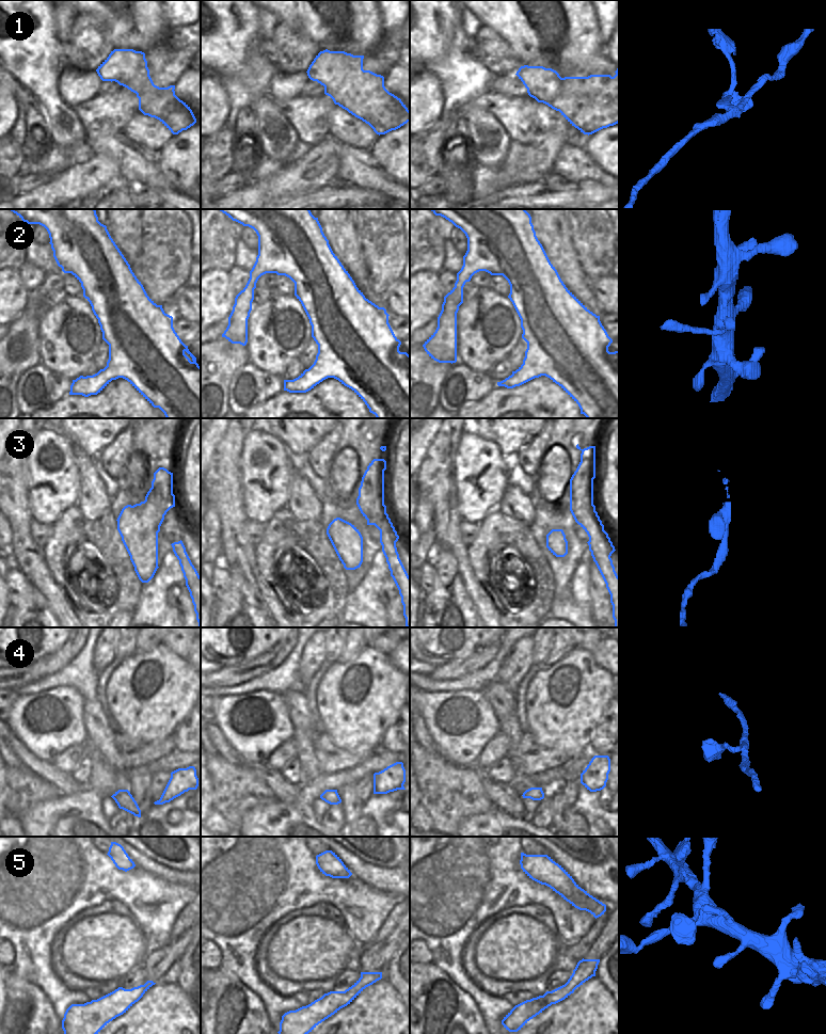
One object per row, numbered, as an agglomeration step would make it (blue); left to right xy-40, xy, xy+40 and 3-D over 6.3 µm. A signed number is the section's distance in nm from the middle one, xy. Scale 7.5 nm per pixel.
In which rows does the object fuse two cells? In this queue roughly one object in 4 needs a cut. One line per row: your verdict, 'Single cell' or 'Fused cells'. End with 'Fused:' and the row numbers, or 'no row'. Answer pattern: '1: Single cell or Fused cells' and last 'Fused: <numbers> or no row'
1: Fused cells
2: Single cell
3: Fused cells
4: Single cell
5: Single cell
Fused: 1, 3

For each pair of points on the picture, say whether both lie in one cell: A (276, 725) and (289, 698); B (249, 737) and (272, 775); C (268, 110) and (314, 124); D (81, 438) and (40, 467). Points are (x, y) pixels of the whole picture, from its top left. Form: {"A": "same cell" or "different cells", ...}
{"A": "different cells", "B": "different cells", "C": "different cells", "D": "different cells"}

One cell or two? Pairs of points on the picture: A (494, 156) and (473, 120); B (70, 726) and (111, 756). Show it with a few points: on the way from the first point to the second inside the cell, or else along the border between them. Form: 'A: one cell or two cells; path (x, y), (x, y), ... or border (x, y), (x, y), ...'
A: one cell; path (499, 143), (501, 130), (498, 128), (486, 128)
B: two cells; border (82, 713), (82, 724), (88, 740)

